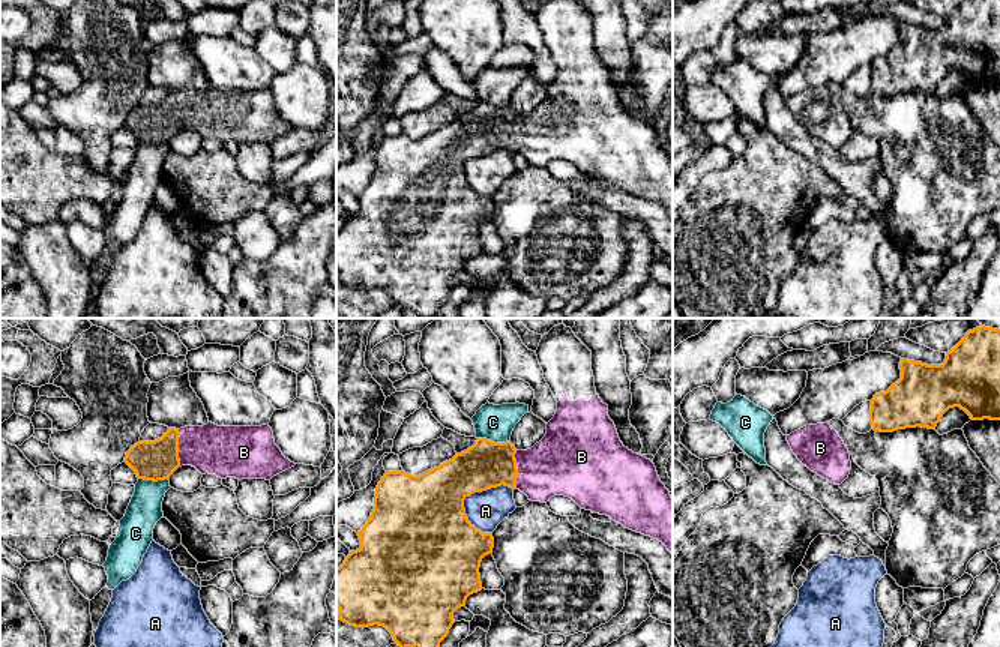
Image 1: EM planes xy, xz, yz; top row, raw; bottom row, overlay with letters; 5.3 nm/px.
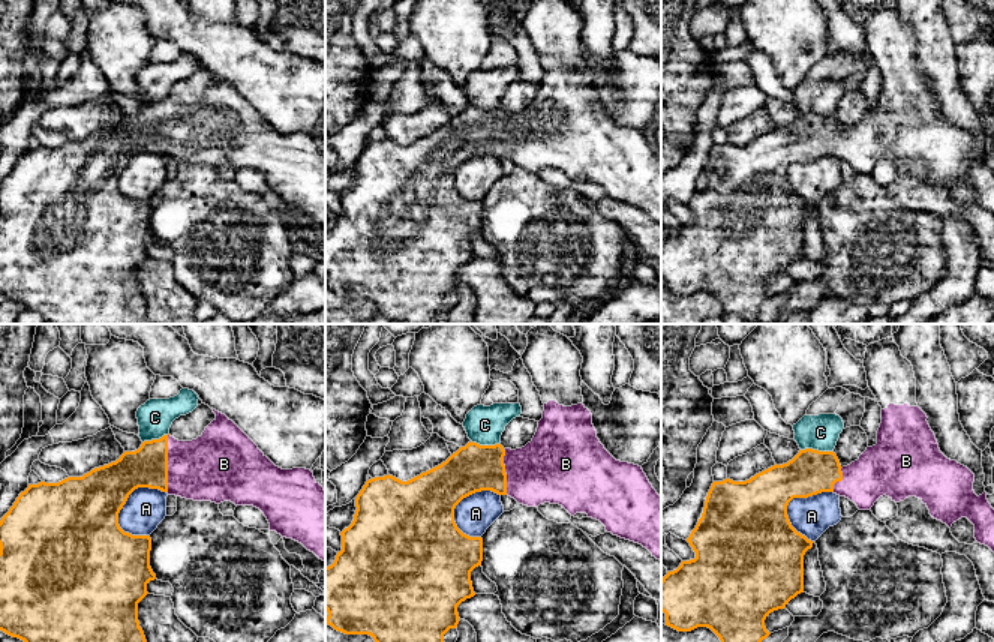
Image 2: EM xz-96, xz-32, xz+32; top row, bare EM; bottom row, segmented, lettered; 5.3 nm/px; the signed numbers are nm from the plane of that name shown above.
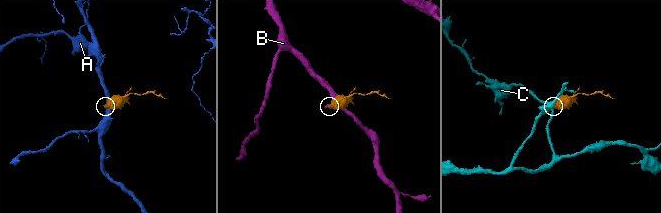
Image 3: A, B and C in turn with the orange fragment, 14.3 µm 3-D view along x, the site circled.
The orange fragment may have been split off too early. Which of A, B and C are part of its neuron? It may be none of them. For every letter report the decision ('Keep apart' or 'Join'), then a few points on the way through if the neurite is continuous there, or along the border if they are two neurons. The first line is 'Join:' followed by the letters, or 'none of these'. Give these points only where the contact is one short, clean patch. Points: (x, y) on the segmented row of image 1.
Join: B
A: Keep apart
B: Join. Path across: xz (487, 464), (503, 464), (517, 470), (547, 470), (562, 463)
C: Keep apart. Boundary: xz (478, 437), (509, 442)

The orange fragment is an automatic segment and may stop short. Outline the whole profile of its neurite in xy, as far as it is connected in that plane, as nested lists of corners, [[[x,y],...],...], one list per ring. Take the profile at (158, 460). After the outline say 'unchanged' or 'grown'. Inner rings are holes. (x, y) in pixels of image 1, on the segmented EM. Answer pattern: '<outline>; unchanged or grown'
[[[269,425],[185,426],[168,431],[155,441],[138,441],[126,452],[125,462],[138,479],[165,480],[182,465],[221,479],[266,479],[294,467],[275,444]]]; grown

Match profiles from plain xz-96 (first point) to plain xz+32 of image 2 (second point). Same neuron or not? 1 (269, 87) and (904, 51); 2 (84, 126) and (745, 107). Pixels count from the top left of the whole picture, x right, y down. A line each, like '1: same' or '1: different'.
1: different
2: different

